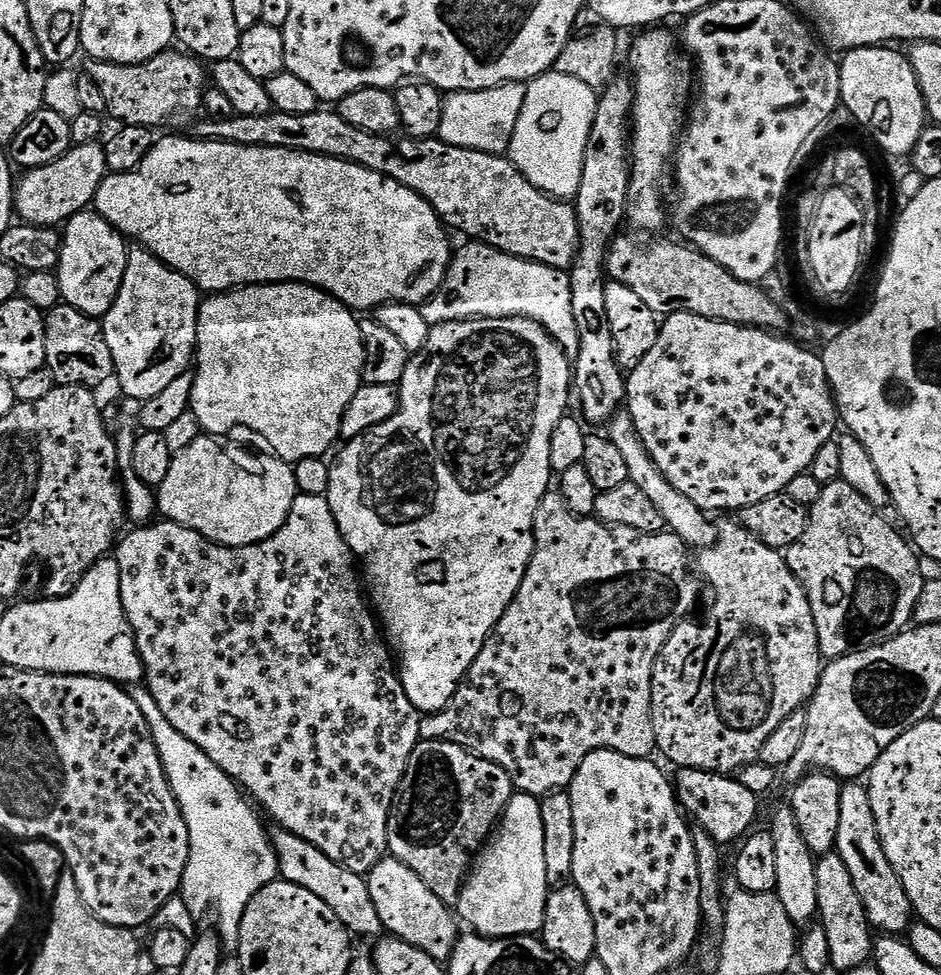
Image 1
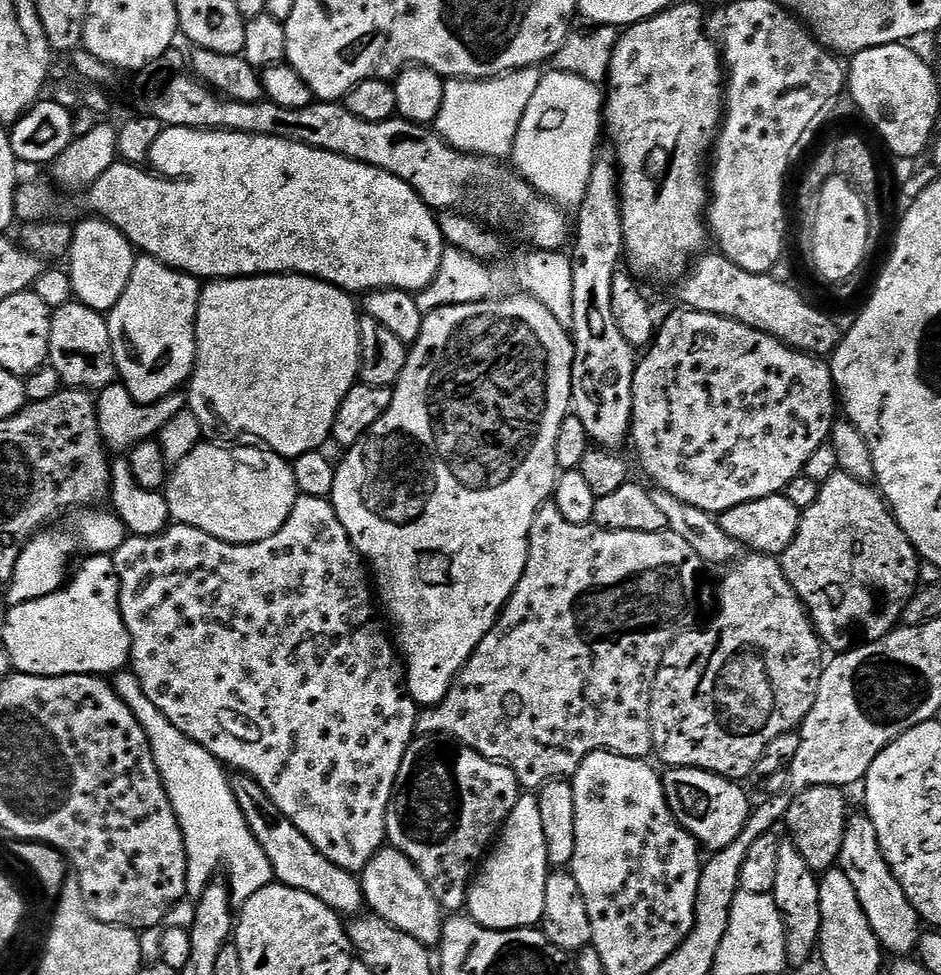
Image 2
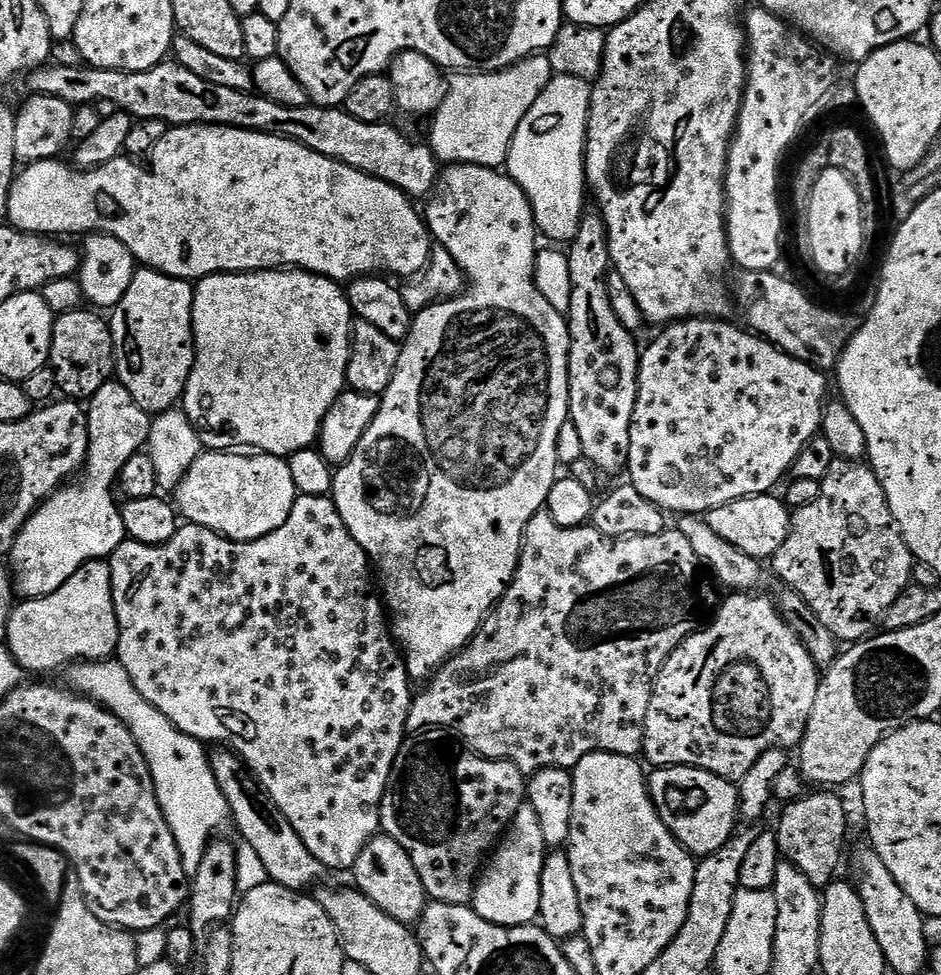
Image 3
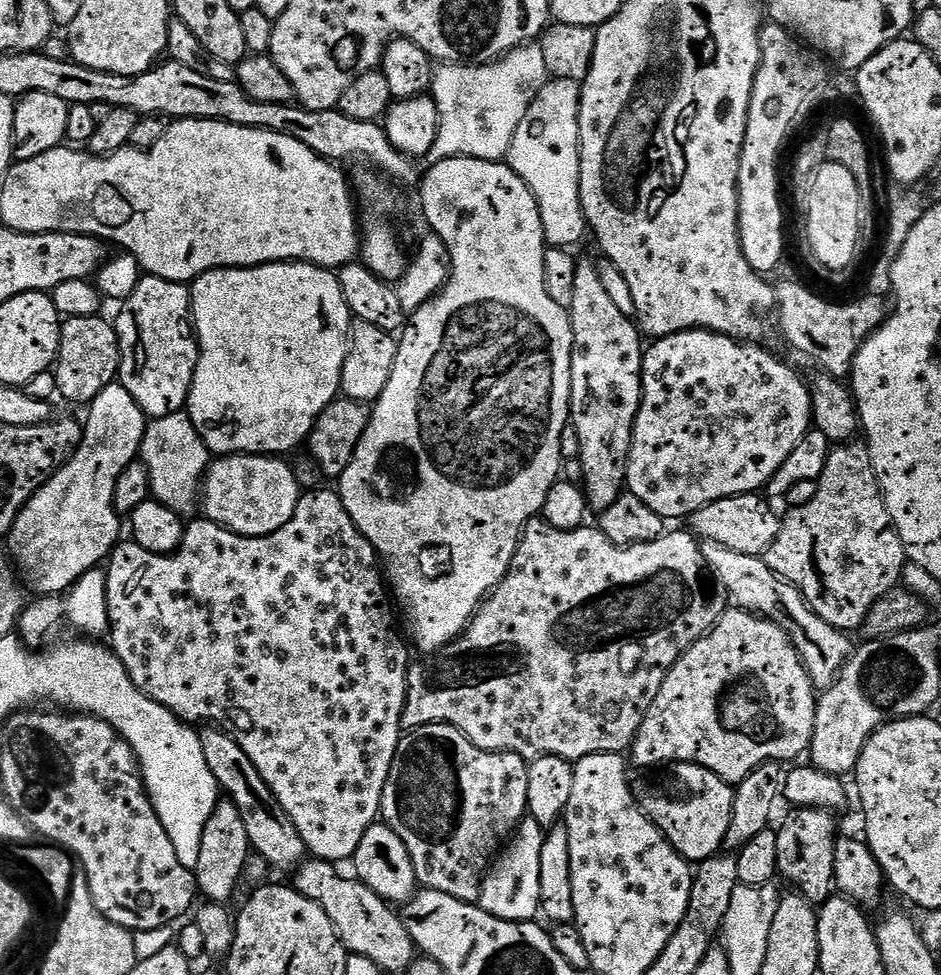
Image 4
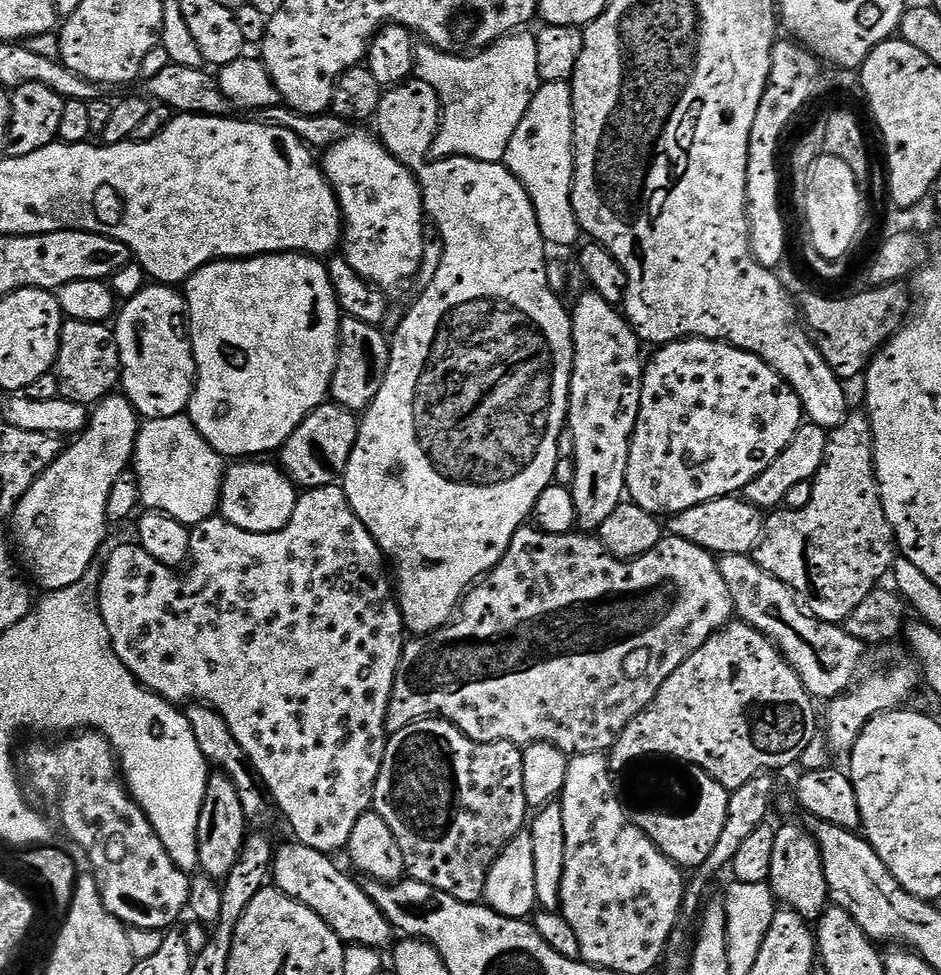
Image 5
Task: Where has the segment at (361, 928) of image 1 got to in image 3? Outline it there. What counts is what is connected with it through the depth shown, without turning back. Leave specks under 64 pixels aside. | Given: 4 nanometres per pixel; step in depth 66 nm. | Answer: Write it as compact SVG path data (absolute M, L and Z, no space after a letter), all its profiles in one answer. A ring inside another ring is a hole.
M223 746L213 747L208 761L218 782L218 790L222 790L222 798L226 798L228 803L231 823L236 823L241 838L248 843L249 853L262 858L269 881L297 890L308 890L308 887L311 889L319 885L320 875L326 872L324 864L318 862L310 850L306 850L306 842L298 838L298 830L294 830L294 826L290 826L290 818L278 810L278 802L270 798L248 763L238 753Z

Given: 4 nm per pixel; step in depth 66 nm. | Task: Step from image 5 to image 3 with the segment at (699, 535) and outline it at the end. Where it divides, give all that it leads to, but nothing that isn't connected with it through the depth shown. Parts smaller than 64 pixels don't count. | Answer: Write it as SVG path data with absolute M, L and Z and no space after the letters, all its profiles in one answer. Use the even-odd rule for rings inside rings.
M776 494L747 496L734 502L726 502L726 506L718 506L706 513L706 519L710 530L714 530L718 538L730 542L730 546L738 546L742 554L750 554L750 558L761 562L771 561L778 550L782 550L786 538L792 533L792 512Z

